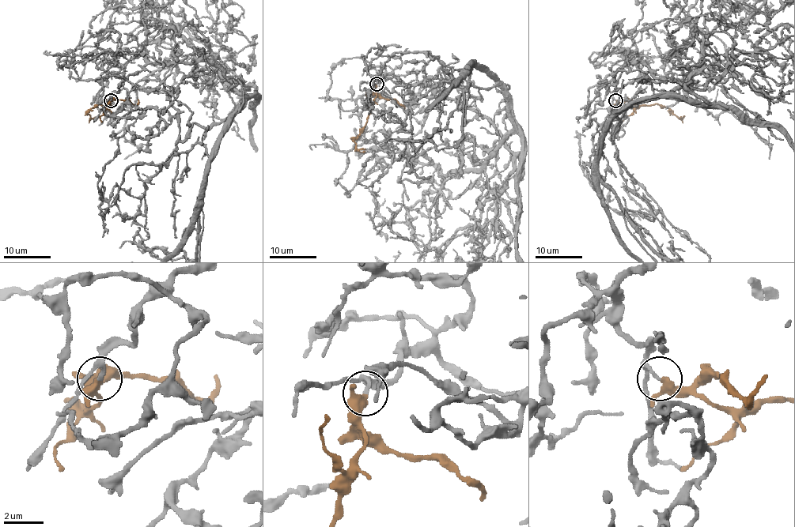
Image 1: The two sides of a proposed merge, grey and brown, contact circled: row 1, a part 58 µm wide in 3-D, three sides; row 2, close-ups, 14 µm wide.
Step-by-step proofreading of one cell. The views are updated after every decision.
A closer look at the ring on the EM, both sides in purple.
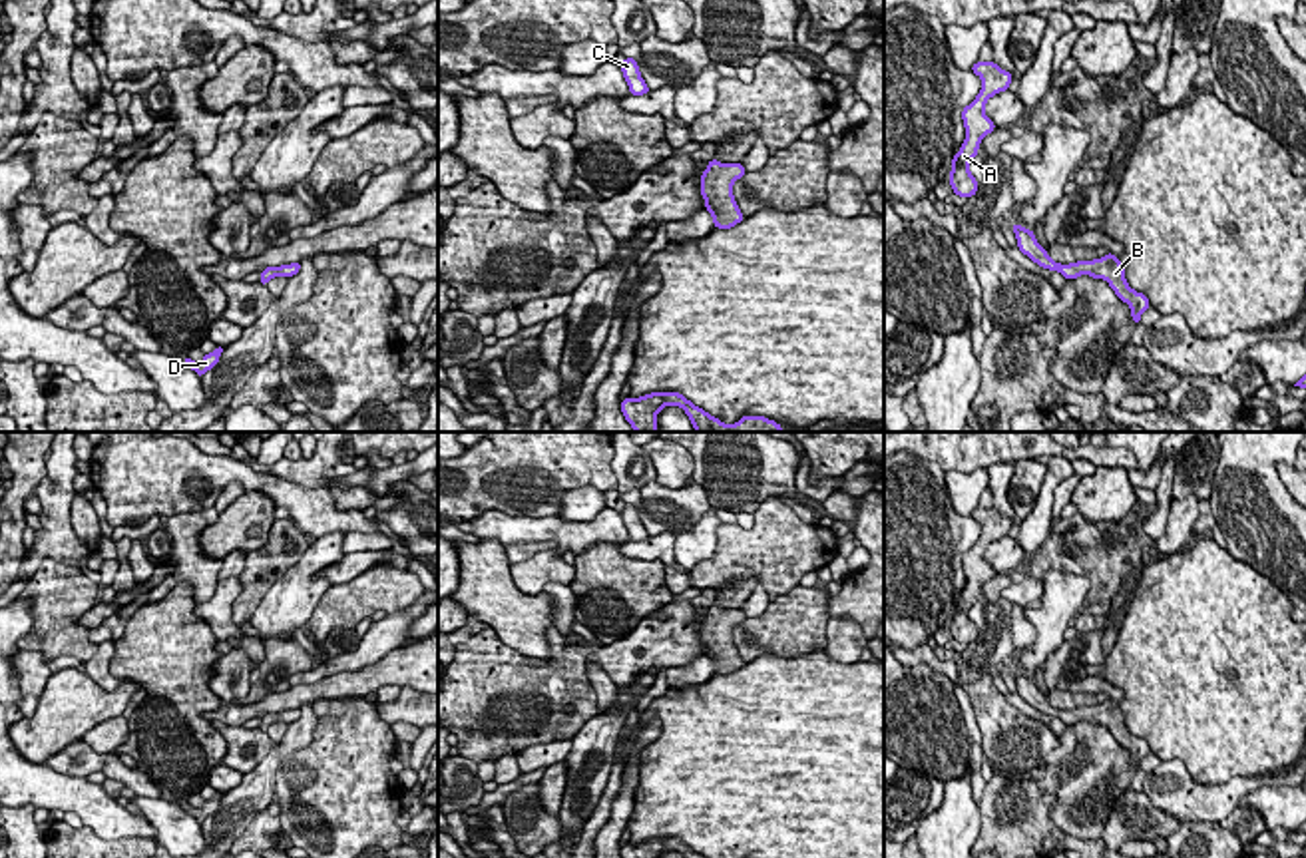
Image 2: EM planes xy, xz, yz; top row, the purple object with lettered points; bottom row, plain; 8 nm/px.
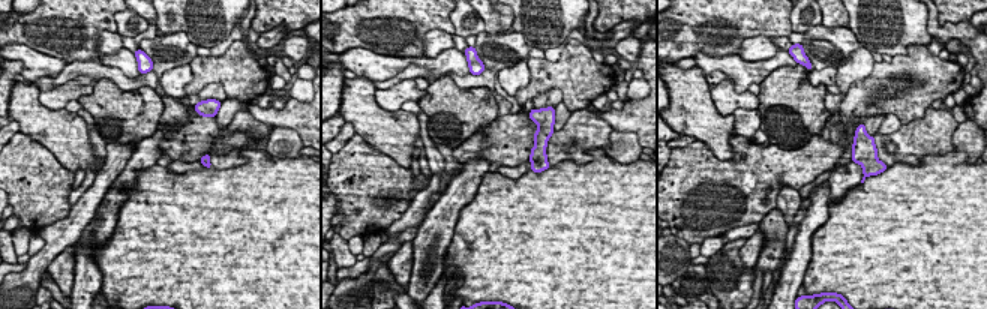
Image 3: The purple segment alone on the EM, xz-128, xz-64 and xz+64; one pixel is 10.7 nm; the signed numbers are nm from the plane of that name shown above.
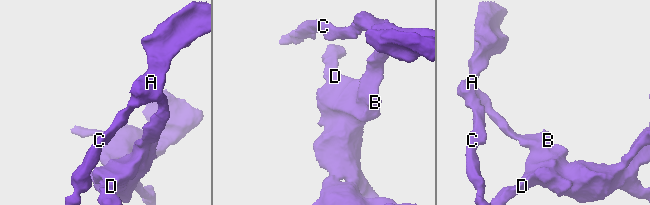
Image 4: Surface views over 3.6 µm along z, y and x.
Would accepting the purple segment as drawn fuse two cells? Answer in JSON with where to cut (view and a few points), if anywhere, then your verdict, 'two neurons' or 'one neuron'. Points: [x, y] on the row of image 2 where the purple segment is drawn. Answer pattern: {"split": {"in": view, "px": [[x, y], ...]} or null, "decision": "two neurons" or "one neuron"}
{"split": null, "decision": "one neuron"}

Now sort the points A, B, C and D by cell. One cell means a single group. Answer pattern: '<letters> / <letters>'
A B C D

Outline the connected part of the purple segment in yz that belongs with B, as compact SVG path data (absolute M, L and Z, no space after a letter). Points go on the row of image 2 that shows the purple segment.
M1013 225L1011 229L1017 239L1017 247L1023 255L1027 255L1033 263L1037 263L1043 269L1049 271L1059 271L1065 279L1073 281L1081 275L1089 275L1093 279L1103 279L1109 283L1109 287L1115 291L1115 295L1129 305L1131 309L1131 319L1141 324L1141 315L1151 307L1147 295L1137 293L1135 289L1129 287L1125 279L1125 269L1113 253L1107 253L1101 259L1093 261L1077 261L1069 265L1055 263L1049 255L1047 249L1043 249L1033 231L1025 229L1021 225Z

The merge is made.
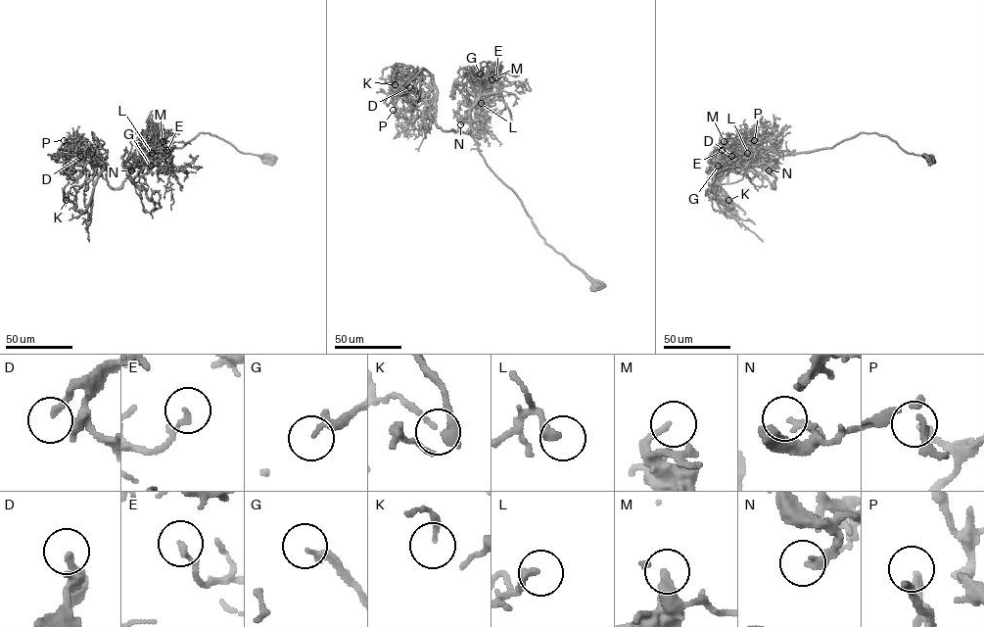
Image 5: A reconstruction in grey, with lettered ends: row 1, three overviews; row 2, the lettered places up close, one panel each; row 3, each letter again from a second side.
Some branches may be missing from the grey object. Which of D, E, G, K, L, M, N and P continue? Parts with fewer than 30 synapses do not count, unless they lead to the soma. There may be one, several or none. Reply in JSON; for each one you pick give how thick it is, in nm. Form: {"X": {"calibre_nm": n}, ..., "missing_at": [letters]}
{"D": {"calibre_nm": 190}, "G": {"calibre_nm": 190}, "L": {"calibre_nm": 300}, "N": {"calibre_nm": 240}, "missing_at": ["D", "G", "L", "N"]}

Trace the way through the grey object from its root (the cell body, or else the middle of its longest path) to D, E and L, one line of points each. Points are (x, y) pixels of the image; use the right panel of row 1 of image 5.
D: (931, 160), (861, 132), (780, 156), (773, 188), (732, 167), (742, 147), (731, 156)
E: (931, 160), (905, 152), (886, 136), (864, 132), (833, 147), (783, 155), (757, 165), (736, 167), (722, 150)
L: (931, 160), (905, 152), (886, 136), (864, 132), (833, 147), (783, 155), (757, 165), (750, 161), (747, 153)

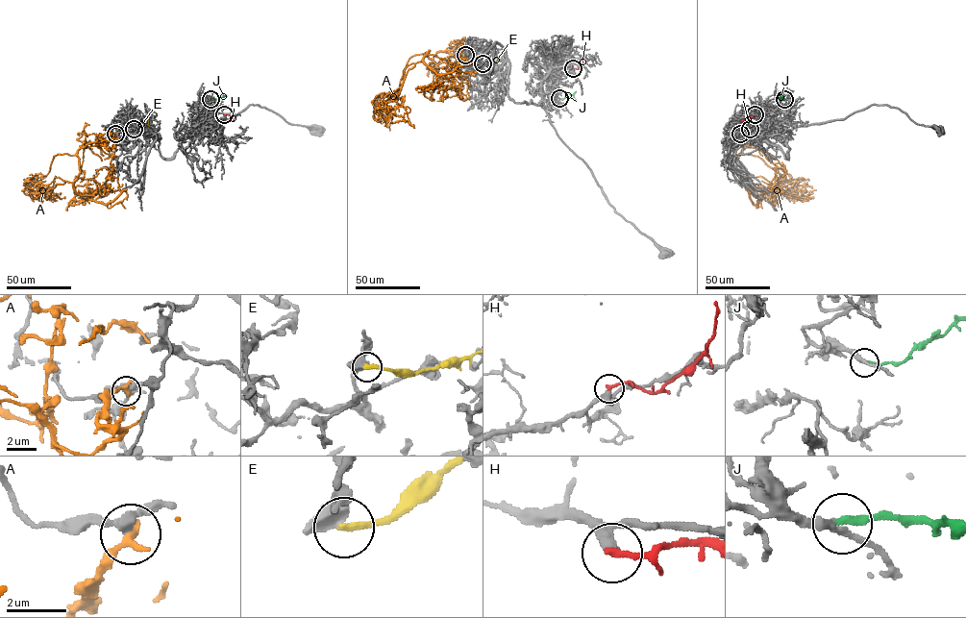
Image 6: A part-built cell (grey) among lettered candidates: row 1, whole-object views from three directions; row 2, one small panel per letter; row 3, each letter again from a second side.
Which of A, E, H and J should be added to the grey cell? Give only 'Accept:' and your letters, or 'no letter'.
Accept: A, H, J

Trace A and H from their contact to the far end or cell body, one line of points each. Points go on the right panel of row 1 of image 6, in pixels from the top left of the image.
A: (740, 134), (746, 136), (737, 141), (745, 148), (736, 174), (759, 199), (755, 204), (733, 168)
H: (755, 114), (741, 121)

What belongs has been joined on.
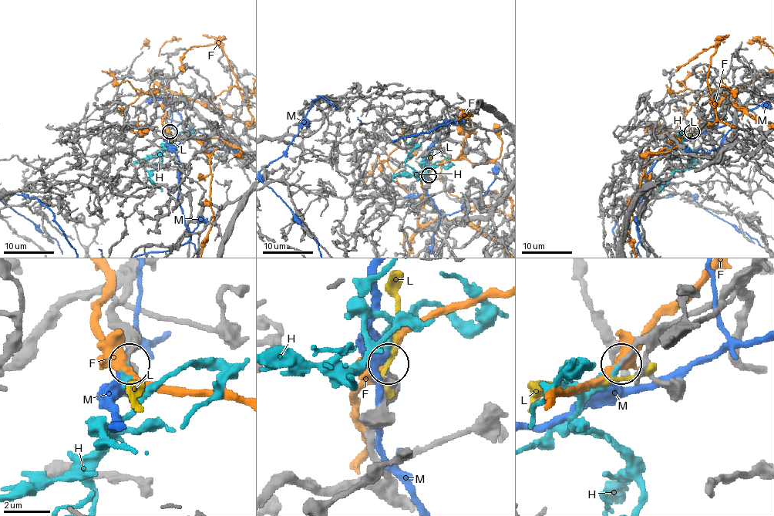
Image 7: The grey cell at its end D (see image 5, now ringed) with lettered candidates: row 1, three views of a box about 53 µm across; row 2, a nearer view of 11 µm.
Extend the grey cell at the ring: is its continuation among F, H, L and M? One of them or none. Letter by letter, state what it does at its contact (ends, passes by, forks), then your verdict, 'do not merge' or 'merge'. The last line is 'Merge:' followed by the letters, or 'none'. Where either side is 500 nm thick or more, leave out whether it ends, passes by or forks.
F: it forks there; do not merge
H: it ends there; merge
L: it ends there; do not merge
M: it passes by; do not merge
Merge: H

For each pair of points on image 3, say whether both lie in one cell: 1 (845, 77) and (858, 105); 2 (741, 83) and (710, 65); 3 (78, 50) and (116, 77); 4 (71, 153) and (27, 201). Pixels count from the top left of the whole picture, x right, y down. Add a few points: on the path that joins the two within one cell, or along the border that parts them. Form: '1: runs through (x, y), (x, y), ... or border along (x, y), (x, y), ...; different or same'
1: border along (873, 62), (872, 71), (857, 80), (845, 95); different
2: runs through (735, 75), (725, 65), (717, 65); same
3: border along (99, 62), (68, 63); different
4: border along (35, 141), (42, 144), (74, 174); different

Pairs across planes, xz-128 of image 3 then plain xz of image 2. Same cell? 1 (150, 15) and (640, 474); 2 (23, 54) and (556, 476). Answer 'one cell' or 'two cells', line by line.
1: two cells
2: two cells

